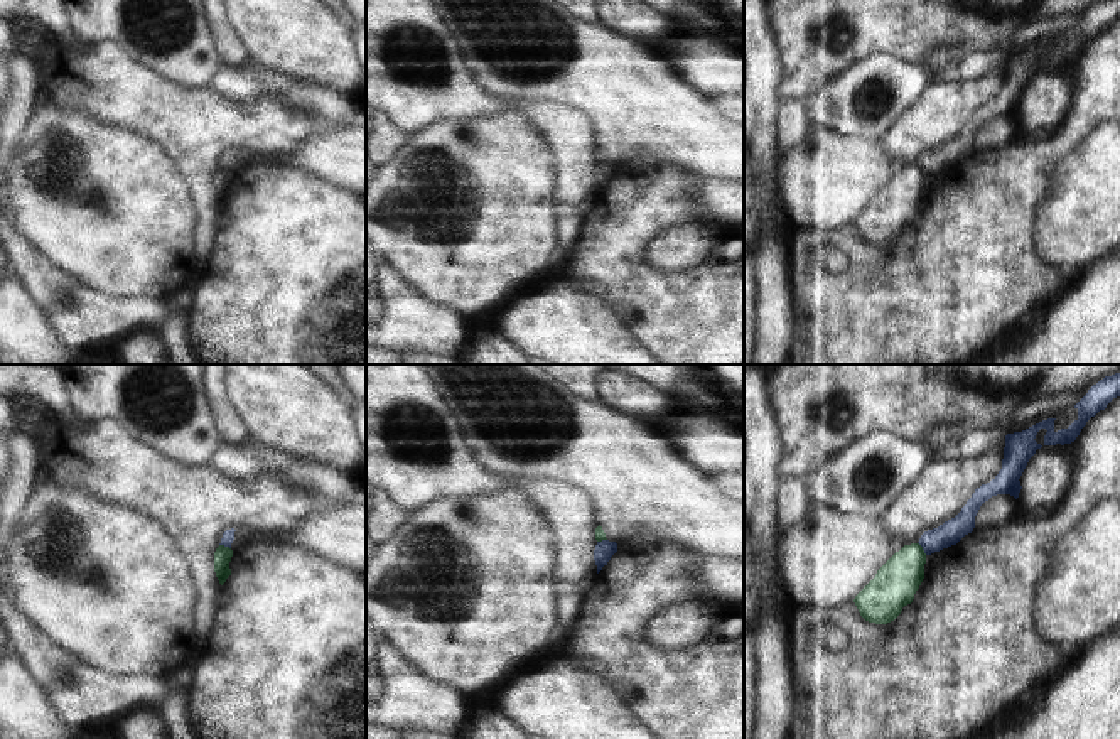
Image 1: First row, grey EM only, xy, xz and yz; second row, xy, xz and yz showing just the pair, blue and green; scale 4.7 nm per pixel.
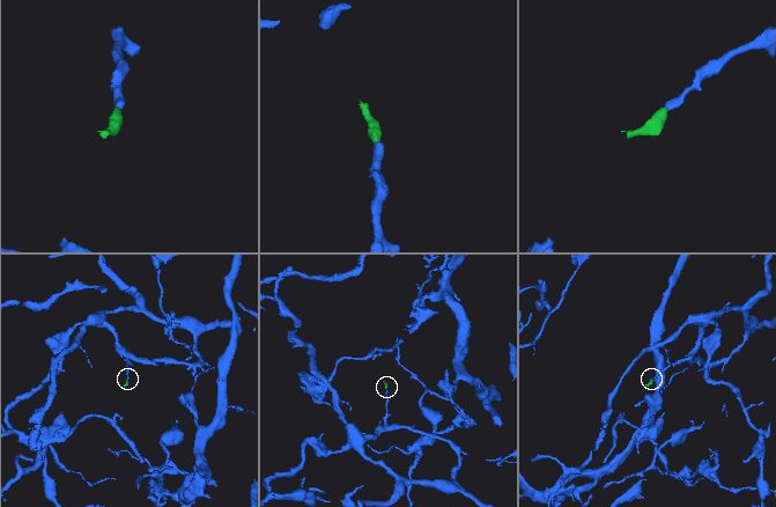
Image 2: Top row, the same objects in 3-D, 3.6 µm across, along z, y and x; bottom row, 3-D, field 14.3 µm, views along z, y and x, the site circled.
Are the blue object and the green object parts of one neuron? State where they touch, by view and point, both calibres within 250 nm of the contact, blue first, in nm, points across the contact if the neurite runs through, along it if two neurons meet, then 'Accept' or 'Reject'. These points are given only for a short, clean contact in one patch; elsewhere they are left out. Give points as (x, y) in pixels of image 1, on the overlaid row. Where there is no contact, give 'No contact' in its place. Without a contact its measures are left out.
Touches blue at yz (923, 549). Thickness 120 nm (blue) against 200 nm. Boundary: yz (918, 542), (926, 554). Reject.

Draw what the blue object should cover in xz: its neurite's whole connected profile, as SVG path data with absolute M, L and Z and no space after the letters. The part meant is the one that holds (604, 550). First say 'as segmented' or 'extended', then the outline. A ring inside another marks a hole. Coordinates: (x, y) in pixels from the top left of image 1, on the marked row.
as segmented; M602 540L597 542L595 550L594 550L594 560L597 565L597 574L602 570L604 565L611 560L611 557L617 552L617 543Z

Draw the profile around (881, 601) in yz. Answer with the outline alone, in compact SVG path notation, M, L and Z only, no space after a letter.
M919 543L904 545L855 596L860 616L875 624L894 621L911 604L924 579L926 553Z

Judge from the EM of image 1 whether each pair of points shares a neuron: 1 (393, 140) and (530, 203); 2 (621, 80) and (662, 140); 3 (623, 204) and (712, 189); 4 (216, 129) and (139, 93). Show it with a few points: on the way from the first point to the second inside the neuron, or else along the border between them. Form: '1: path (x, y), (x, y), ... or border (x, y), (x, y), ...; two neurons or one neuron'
1: border (412, 135), (383, 166); two neurons
2: path (633, 95), (662, 125); one neuron
3: border (702, 178), (694, 196), (695, 211), (689, 220); two neurons
4: path (198, 125), (188, 125), (157, 110); one neuron

